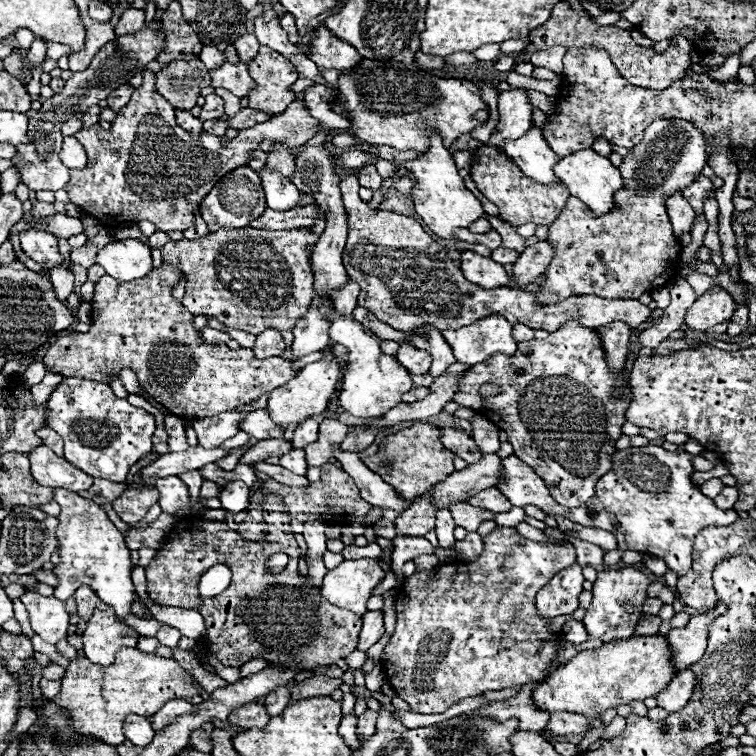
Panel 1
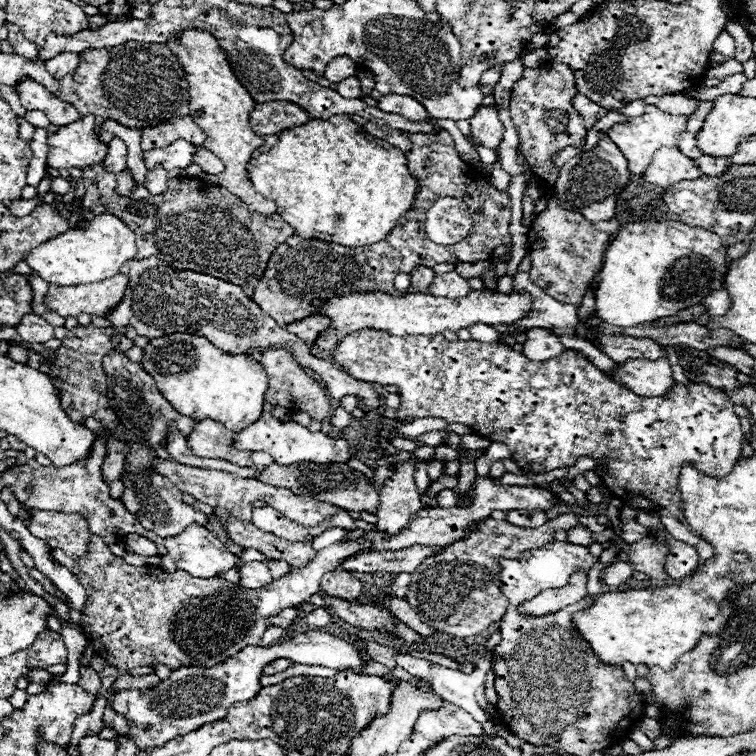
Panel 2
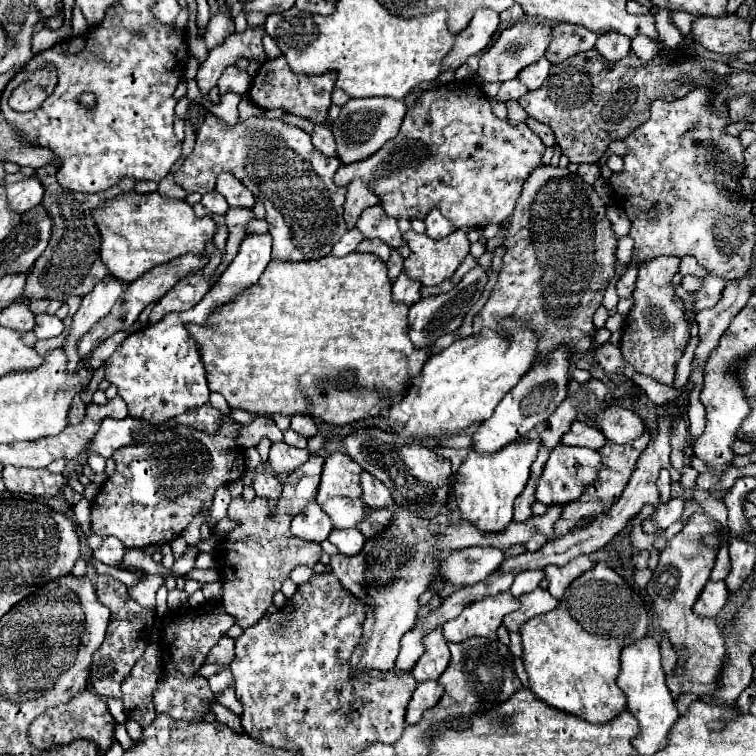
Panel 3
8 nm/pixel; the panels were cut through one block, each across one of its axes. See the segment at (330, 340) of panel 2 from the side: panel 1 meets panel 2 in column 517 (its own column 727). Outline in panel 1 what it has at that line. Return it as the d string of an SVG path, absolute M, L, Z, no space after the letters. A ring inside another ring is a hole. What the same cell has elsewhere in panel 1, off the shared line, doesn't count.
M714 286L690 306L690 310L686 312L686 324L692 330L704 332L716 324L730 320L734 316L736 306L738 304L724 288Z

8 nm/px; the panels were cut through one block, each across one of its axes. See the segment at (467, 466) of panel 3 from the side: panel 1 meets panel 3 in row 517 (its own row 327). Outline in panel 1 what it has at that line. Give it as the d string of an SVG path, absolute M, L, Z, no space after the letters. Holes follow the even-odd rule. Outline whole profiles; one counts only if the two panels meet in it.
M498 314L484 316L470 326L446 330L442 334L452 346L456 360L468 366L482 364L496 352L510 356L518 350L518 344L512 338L512 324Z

